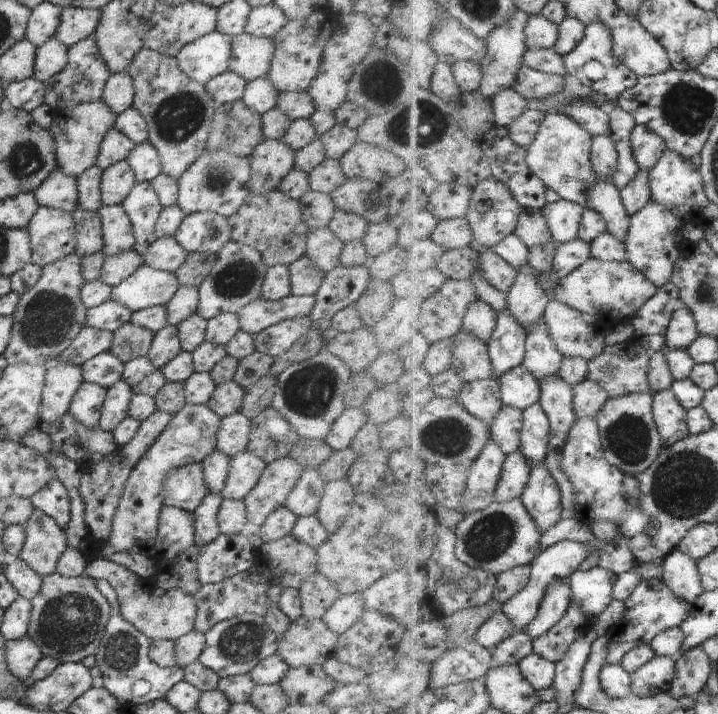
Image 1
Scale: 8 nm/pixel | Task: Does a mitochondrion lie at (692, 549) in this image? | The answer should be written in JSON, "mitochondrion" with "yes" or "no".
{"mitochondrion":"no"}

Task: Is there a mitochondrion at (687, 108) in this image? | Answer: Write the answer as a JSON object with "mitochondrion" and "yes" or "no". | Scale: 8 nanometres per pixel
{"mitochondrion":"yes"}

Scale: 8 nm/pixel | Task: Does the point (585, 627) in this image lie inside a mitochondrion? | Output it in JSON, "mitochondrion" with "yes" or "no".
{"mitochondrion":"no"}

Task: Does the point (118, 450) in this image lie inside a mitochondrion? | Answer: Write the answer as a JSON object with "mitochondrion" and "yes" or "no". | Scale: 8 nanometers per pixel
{"mitochondrion":"no"}

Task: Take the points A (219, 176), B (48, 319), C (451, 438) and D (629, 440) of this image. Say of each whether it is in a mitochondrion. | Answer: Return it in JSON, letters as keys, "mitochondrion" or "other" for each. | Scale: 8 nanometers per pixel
{"A":"mitochondrion","B":"mitochondrion","C":"mitochondrion","D":"mitochondrion"}

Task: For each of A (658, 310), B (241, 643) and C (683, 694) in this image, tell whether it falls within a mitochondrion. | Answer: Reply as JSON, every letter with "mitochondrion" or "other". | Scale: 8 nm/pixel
{"A":"other","B":"mitochondrion","C":"other"}

